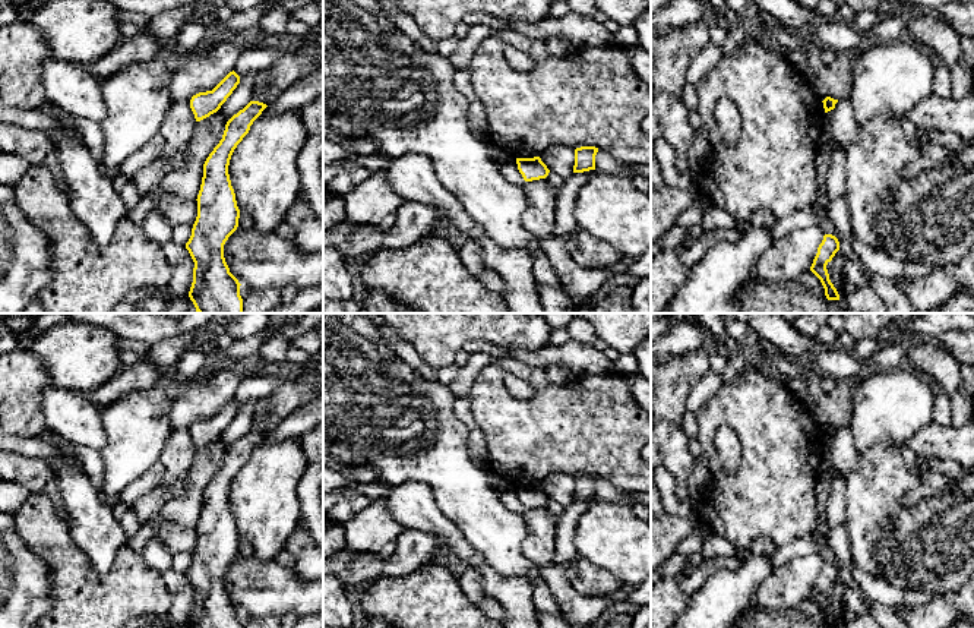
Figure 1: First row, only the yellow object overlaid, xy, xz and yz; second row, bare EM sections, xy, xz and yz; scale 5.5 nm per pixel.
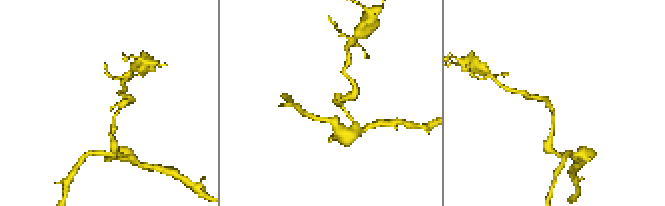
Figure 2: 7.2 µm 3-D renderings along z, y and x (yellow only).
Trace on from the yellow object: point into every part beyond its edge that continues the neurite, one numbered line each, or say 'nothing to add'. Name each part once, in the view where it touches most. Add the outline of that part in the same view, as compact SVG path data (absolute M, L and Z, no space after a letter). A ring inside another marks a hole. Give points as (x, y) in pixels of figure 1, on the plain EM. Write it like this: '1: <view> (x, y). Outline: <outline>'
nothing to add

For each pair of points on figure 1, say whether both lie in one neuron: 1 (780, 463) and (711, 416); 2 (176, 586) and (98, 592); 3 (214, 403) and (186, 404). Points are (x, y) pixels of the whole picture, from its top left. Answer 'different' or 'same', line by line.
1: same
2: different
3: same

